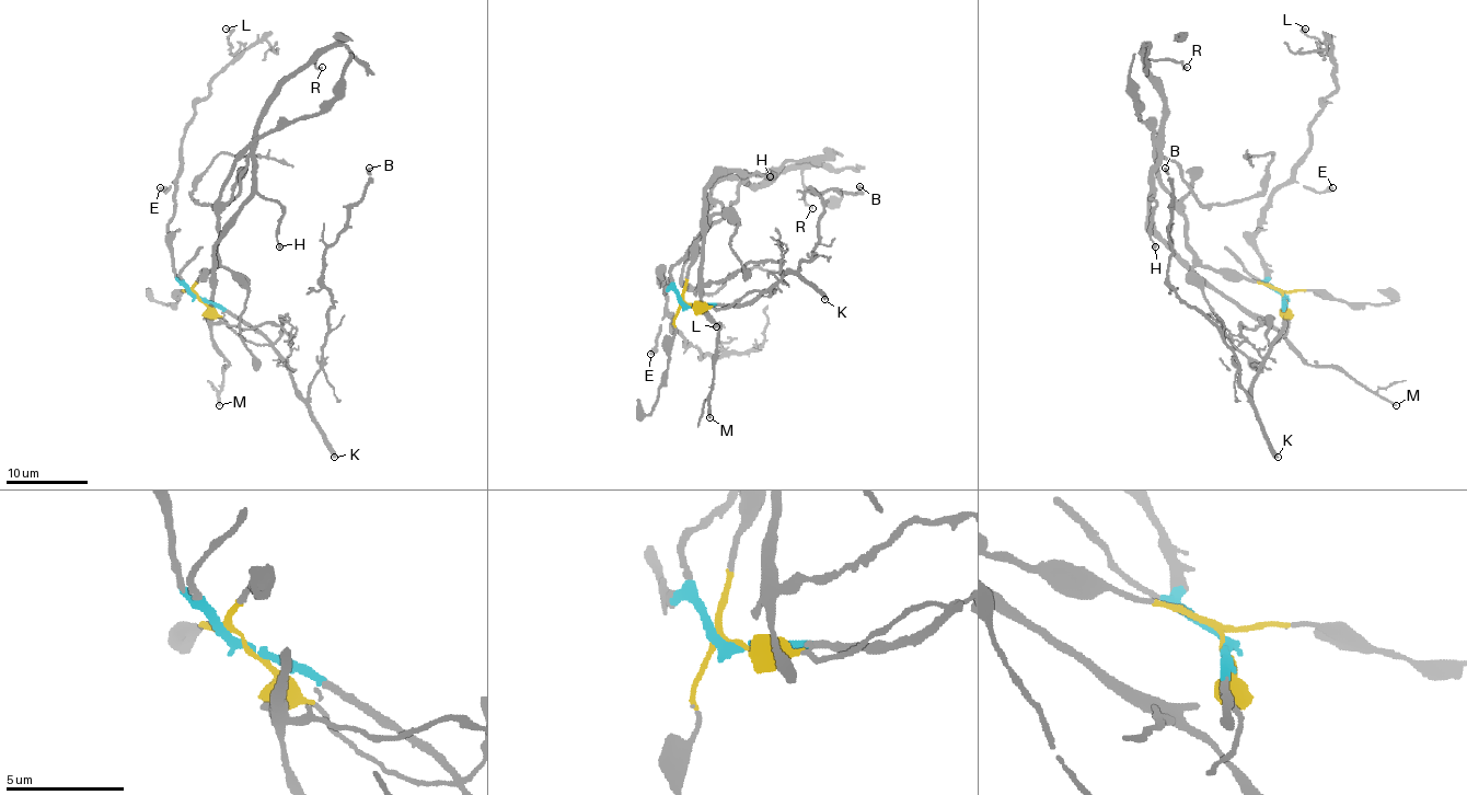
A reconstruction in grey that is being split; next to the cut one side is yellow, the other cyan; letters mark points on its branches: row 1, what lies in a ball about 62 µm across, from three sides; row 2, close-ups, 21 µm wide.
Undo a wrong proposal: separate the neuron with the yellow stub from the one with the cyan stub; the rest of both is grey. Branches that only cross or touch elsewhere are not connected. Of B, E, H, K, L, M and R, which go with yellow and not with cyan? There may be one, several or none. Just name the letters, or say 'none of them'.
H, M, R

